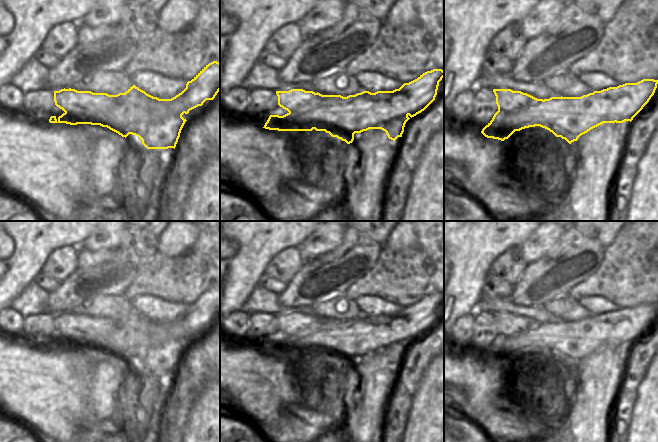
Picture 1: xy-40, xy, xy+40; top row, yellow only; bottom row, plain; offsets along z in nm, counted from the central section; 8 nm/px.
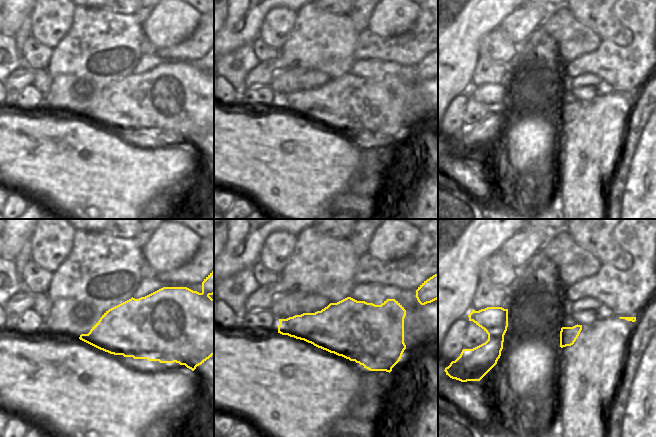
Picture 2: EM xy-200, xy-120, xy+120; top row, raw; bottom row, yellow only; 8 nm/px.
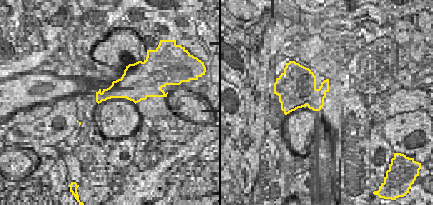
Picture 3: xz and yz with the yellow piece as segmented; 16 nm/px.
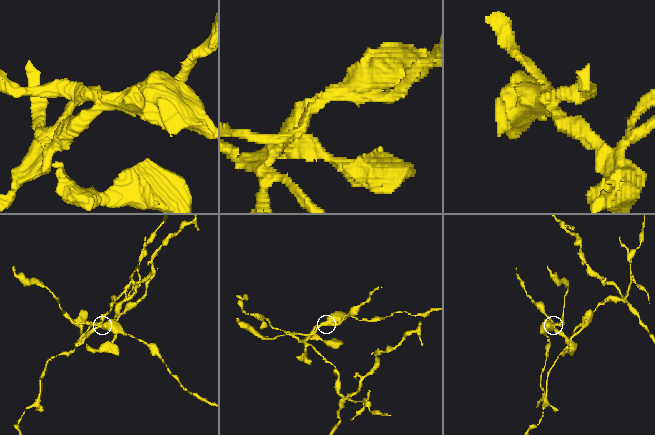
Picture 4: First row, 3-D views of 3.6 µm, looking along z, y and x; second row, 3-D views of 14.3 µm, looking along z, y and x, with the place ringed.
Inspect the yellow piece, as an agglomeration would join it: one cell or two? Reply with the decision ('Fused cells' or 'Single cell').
Fused cells.

